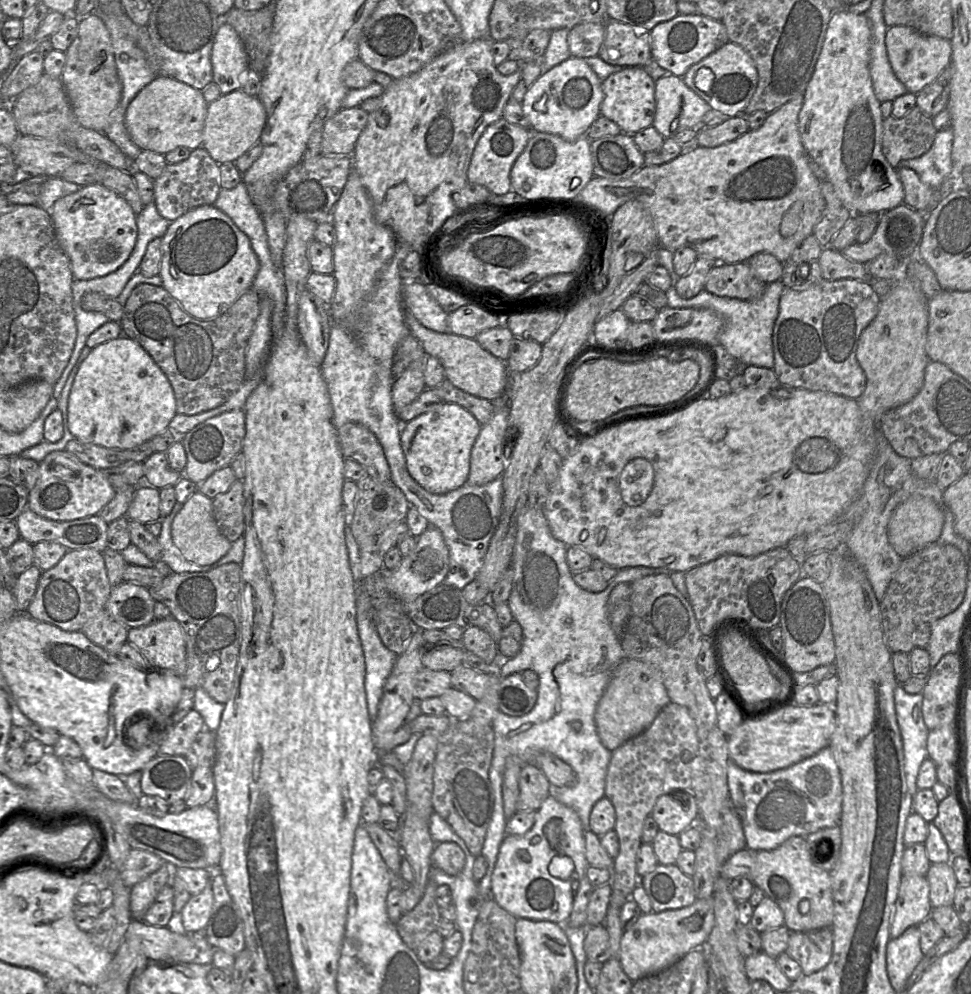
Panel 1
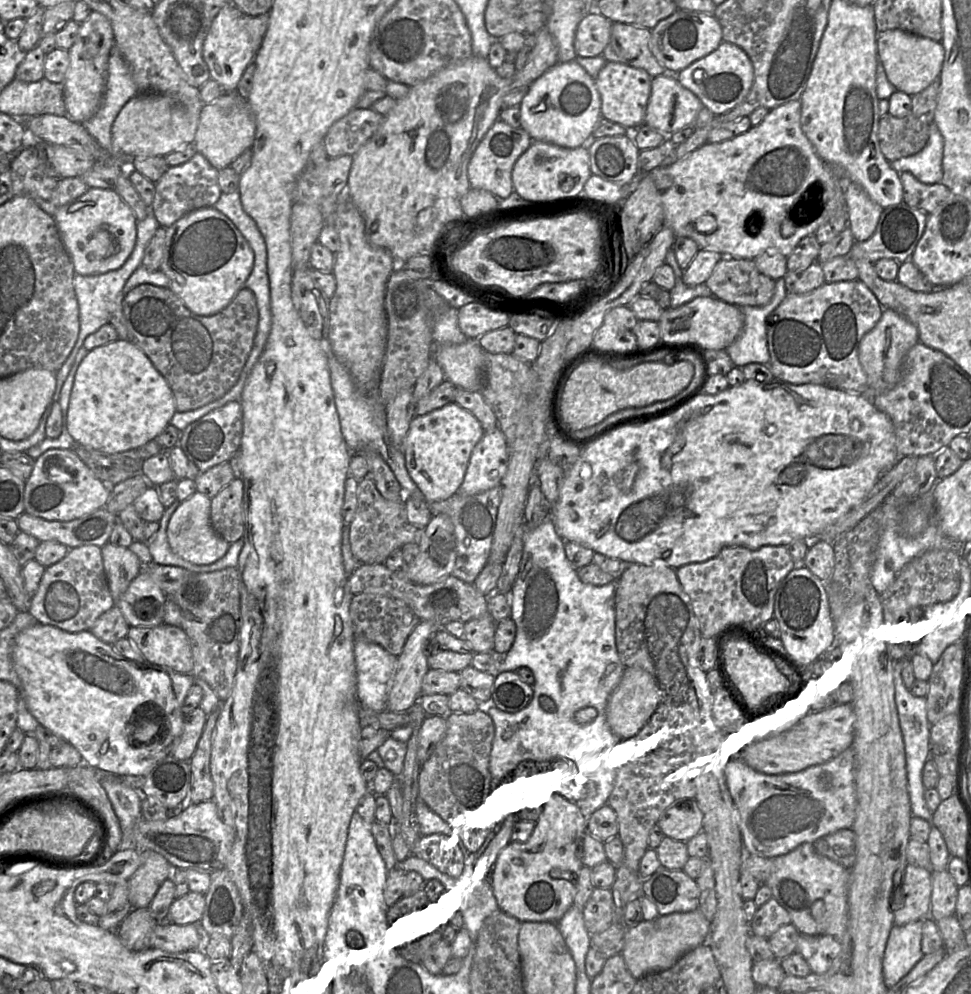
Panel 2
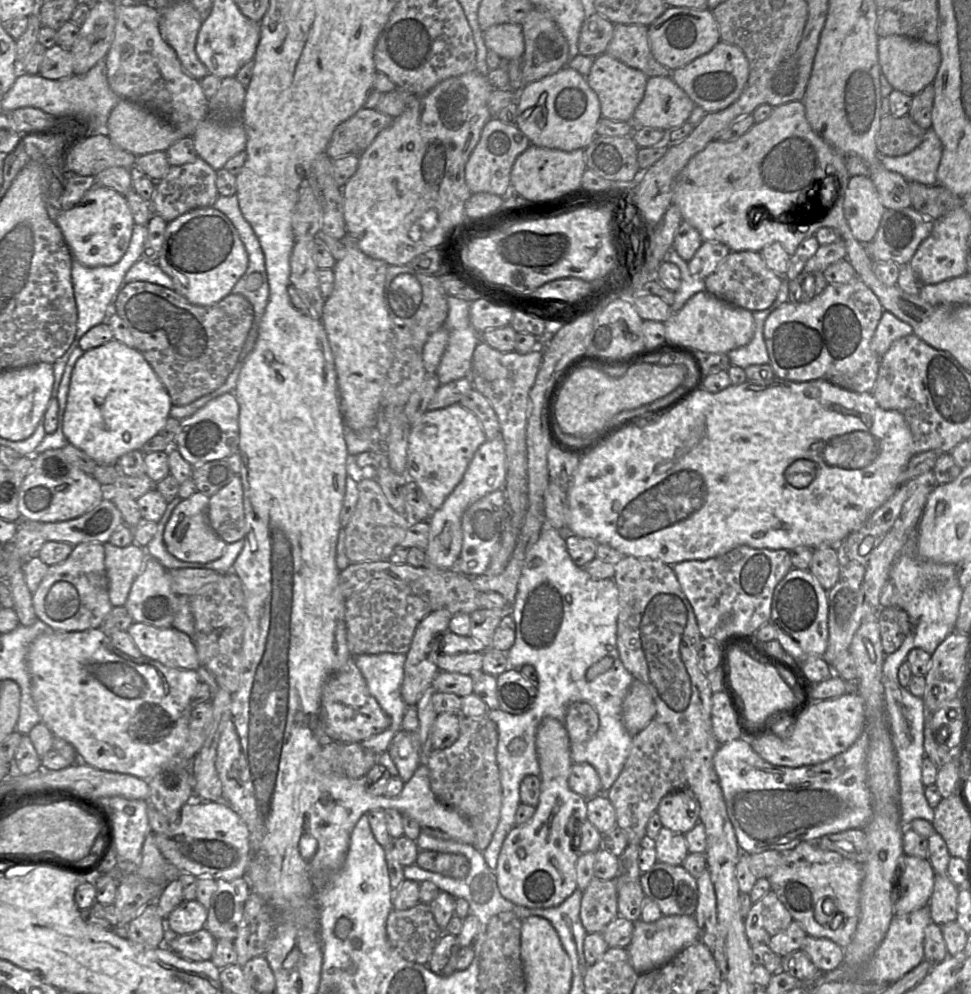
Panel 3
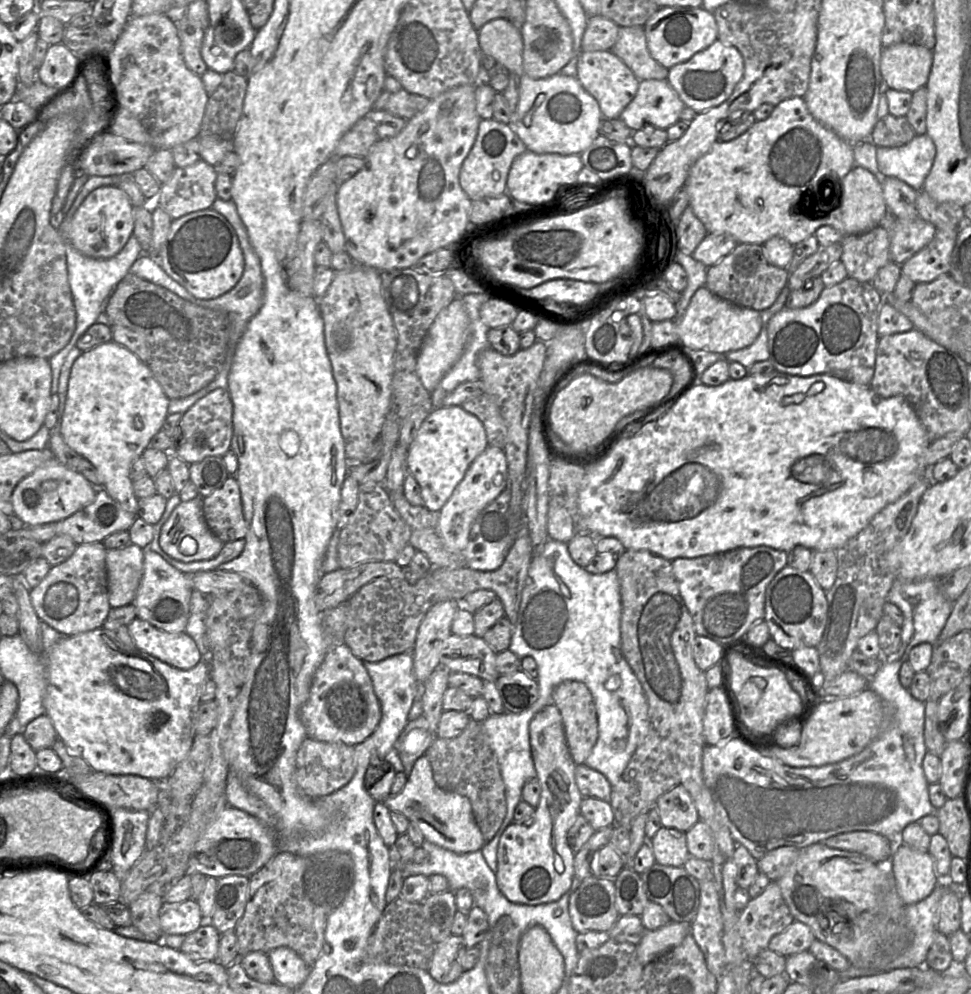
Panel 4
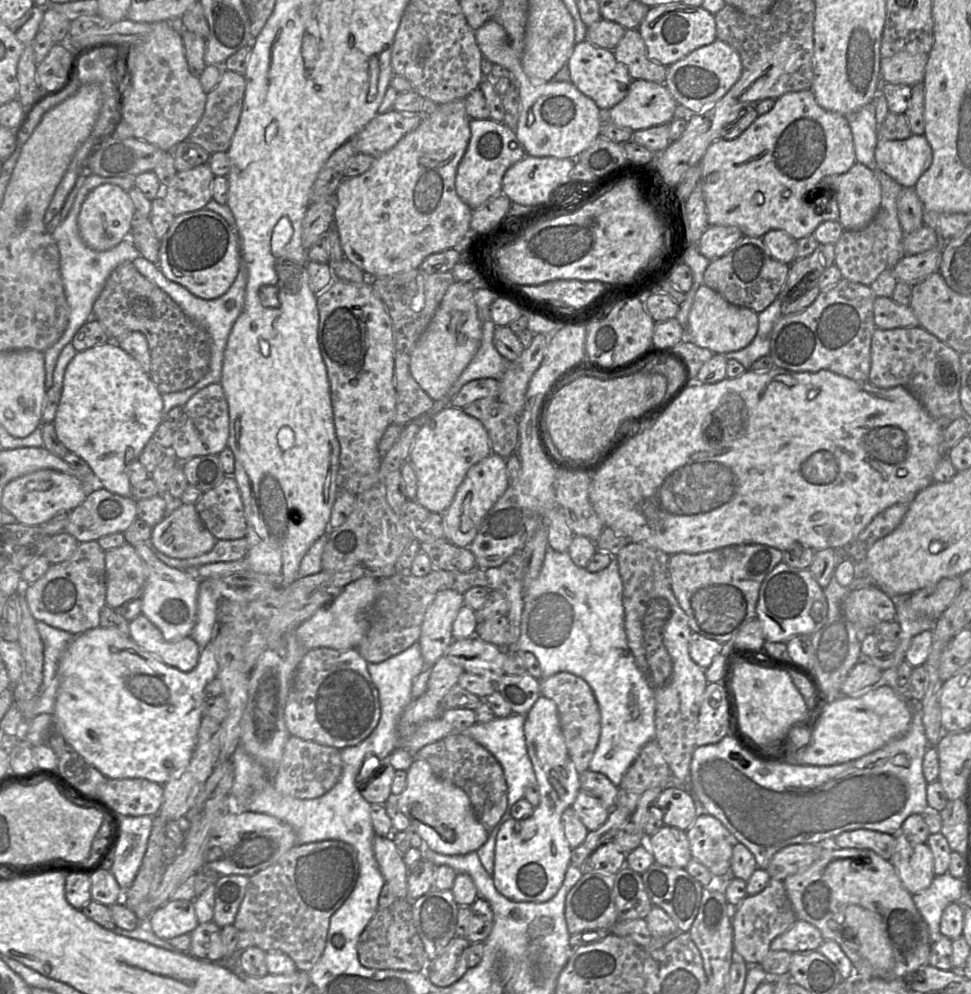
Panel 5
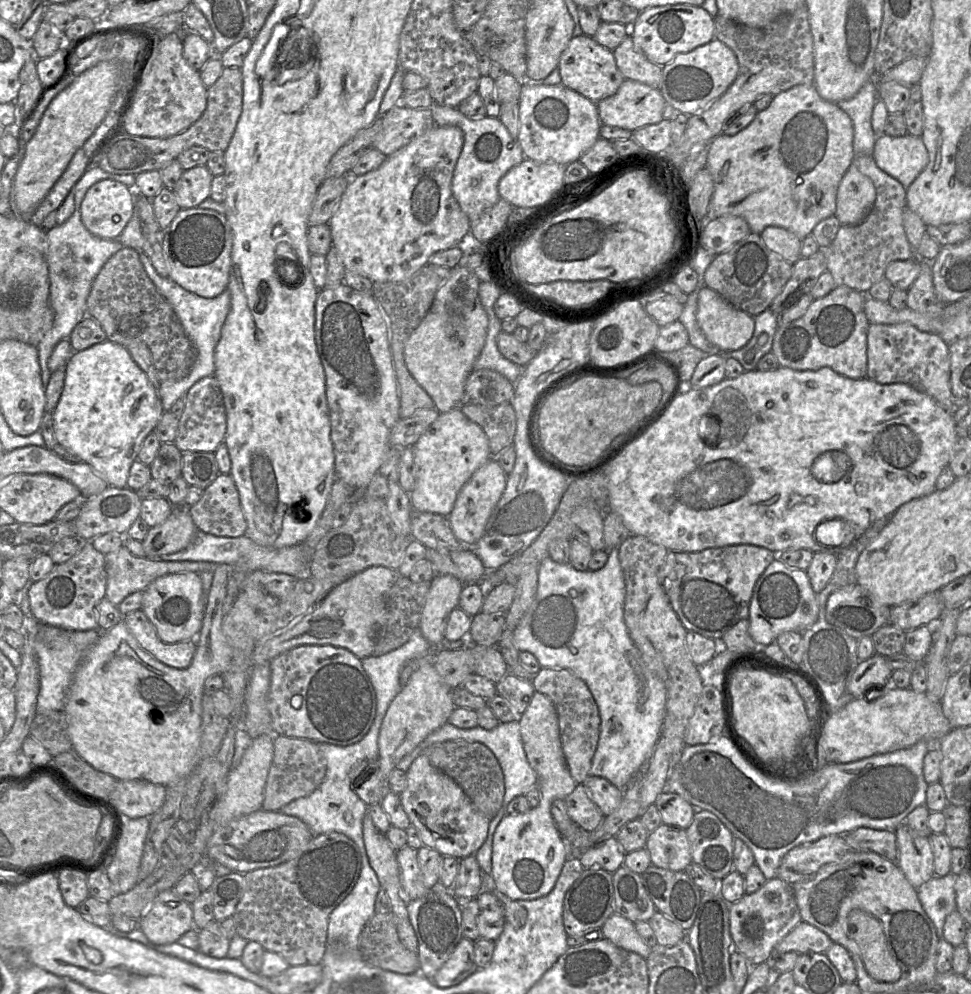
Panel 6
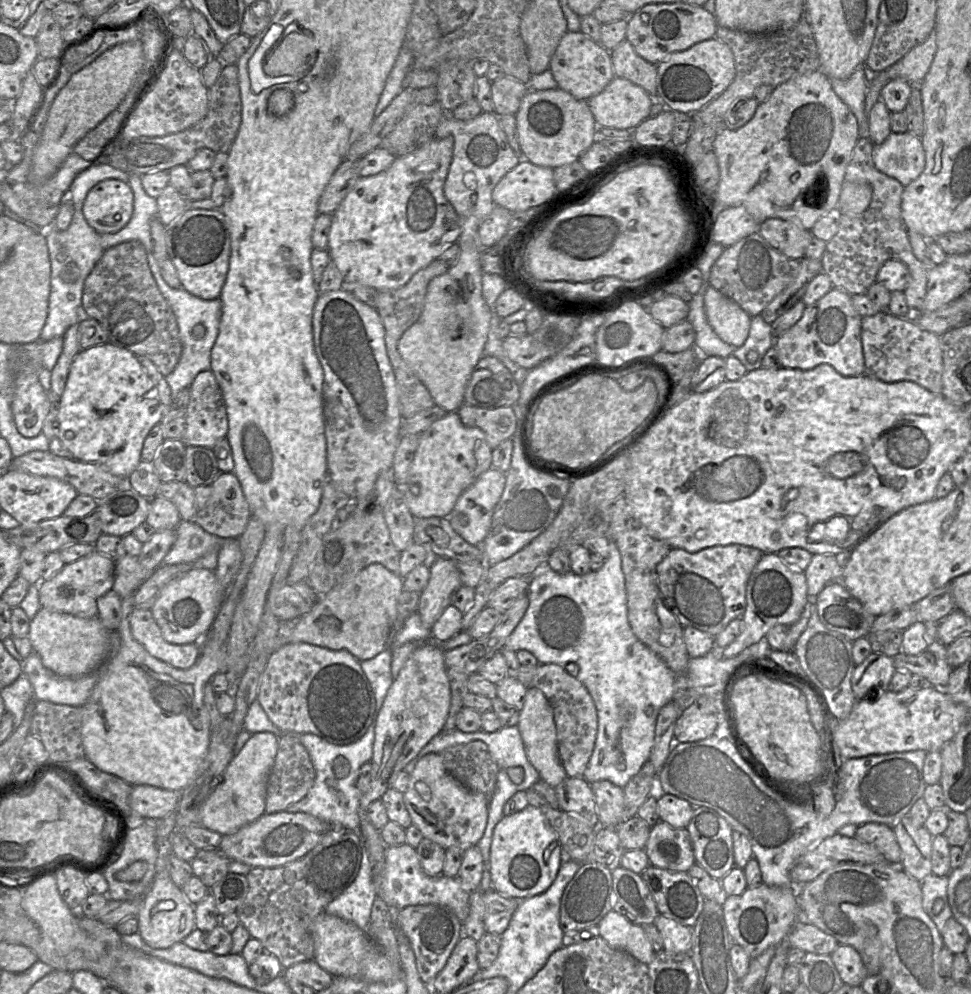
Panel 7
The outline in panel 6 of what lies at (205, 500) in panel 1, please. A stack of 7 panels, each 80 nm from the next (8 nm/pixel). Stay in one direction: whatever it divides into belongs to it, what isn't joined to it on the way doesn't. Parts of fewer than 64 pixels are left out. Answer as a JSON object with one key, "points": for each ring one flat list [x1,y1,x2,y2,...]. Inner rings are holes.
{"points":[[186,506,173,508,172,514,162,523,149,529,142,541,145,557,159,559,162,555,173,554,186,549,195,539,198,529,193,522,189,508]]}

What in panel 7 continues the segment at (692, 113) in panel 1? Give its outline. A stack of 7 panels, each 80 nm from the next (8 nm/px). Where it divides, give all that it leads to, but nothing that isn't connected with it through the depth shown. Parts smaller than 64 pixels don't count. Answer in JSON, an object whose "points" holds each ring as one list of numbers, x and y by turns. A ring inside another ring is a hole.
{"points":[[615,77,598,95,587,101,598,127,634,130,650,117,653,98,640,86]]}

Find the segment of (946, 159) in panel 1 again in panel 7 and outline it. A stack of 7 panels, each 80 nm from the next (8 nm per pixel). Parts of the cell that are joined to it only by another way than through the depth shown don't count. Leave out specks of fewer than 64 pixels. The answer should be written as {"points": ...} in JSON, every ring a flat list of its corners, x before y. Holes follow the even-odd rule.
{"points":[[909,131,891,132,883,143,873,146,873,163,878,171,898,180,905,187,917,179,925,168,926,156,922,140]]}

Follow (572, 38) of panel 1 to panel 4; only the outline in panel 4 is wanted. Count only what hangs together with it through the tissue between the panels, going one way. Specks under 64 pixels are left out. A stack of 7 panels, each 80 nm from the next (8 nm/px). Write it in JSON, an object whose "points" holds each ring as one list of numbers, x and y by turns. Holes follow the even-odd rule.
{"points":[[601,15,588,18,581,51,611,51,619,36,620,27,612,20]]}

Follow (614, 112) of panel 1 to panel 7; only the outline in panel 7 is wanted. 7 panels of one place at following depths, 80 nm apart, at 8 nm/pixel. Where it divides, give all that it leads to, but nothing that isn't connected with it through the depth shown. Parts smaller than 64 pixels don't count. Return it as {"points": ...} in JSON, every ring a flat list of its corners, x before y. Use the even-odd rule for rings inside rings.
{"points":[[568,31,563,36,551,58,548,70,551,71,559,89,584,101,601,93,615,78,610,51,581,31]]}

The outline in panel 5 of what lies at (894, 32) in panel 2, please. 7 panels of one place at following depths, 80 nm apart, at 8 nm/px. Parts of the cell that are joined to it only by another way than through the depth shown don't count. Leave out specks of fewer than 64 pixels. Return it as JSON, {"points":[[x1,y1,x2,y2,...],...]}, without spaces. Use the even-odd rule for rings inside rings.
{"points":[[899,52,889,58,881,58,881,79,886,83,914,86,922,83,928,54]]}

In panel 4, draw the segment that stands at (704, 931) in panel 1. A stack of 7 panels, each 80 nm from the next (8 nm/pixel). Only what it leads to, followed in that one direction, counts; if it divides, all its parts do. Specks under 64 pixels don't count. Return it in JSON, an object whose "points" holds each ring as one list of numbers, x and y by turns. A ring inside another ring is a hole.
{"points":[[670,921,656,930,646,930,639,944,636,945,639,962,646,966,660,955,681,944,690,933,691,923,676,921]]}

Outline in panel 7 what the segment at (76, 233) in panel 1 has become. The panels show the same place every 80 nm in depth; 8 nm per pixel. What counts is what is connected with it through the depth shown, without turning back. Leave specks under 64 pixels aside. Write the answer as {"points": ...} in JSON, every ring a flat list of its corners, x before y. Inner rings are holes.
{"points":[[104,179,88,192,83,213,87,223,98,233,122,229,133,213,134,194,130,185,118,179]]}

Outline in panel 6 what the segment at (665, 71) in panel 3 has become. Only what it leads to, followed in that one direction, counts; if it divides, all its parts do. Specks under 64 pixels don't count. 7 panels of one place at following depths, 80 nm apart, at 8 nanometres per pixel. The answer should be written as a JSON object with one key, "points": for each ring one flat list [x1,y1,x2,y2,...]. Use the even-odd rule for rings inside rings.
{"points":[[630,35,613,50,613,54,616,65,625,79,659,89,662,79,662,67,649,61,636,47]]}

